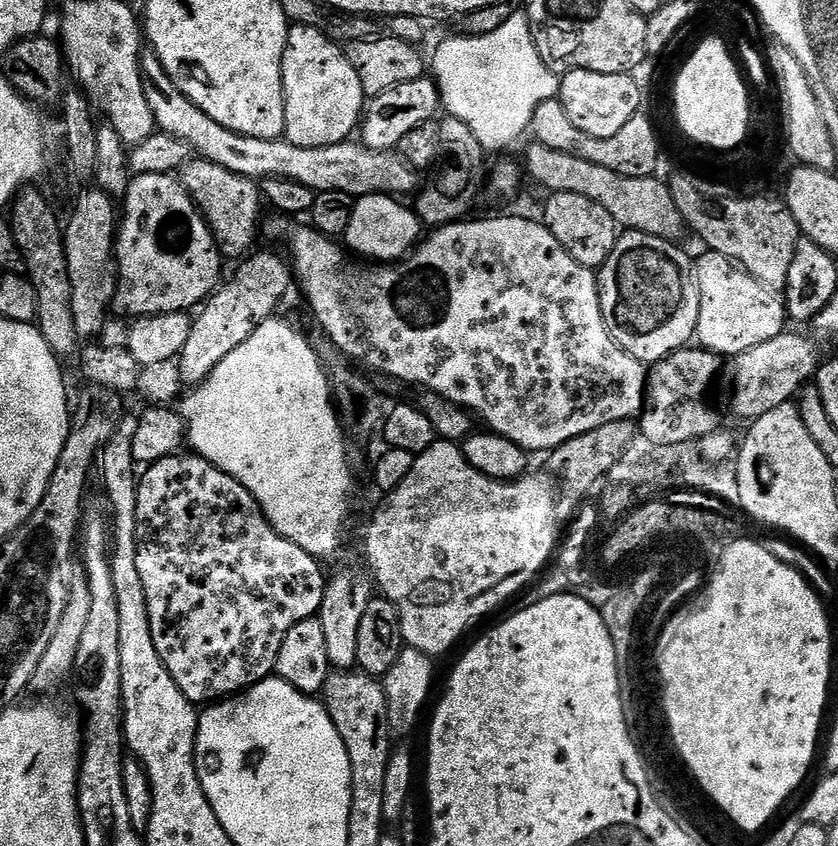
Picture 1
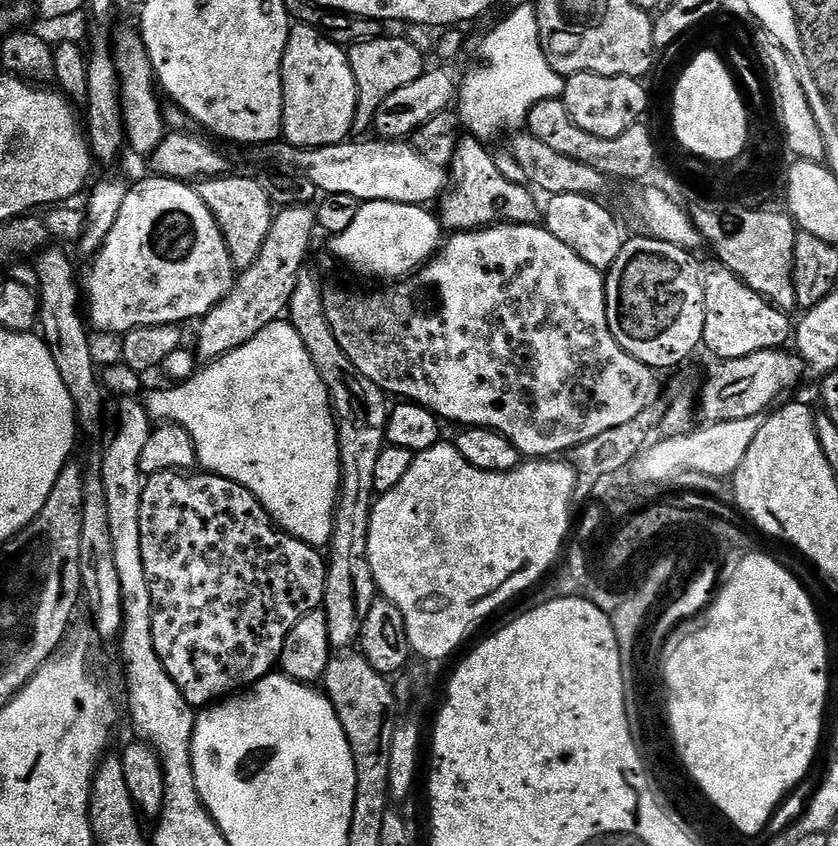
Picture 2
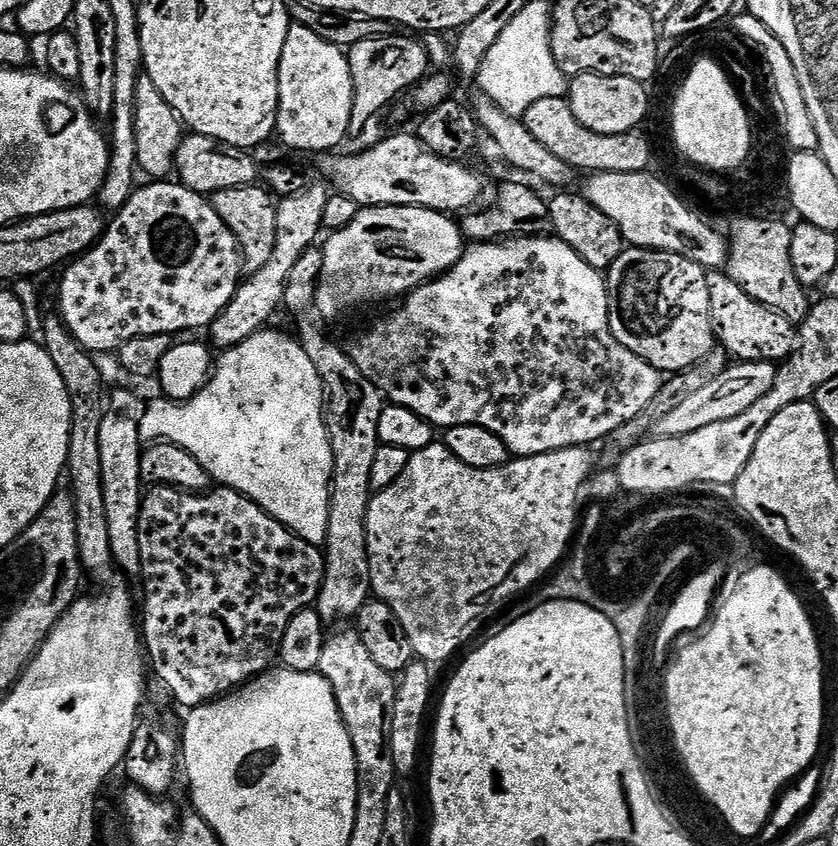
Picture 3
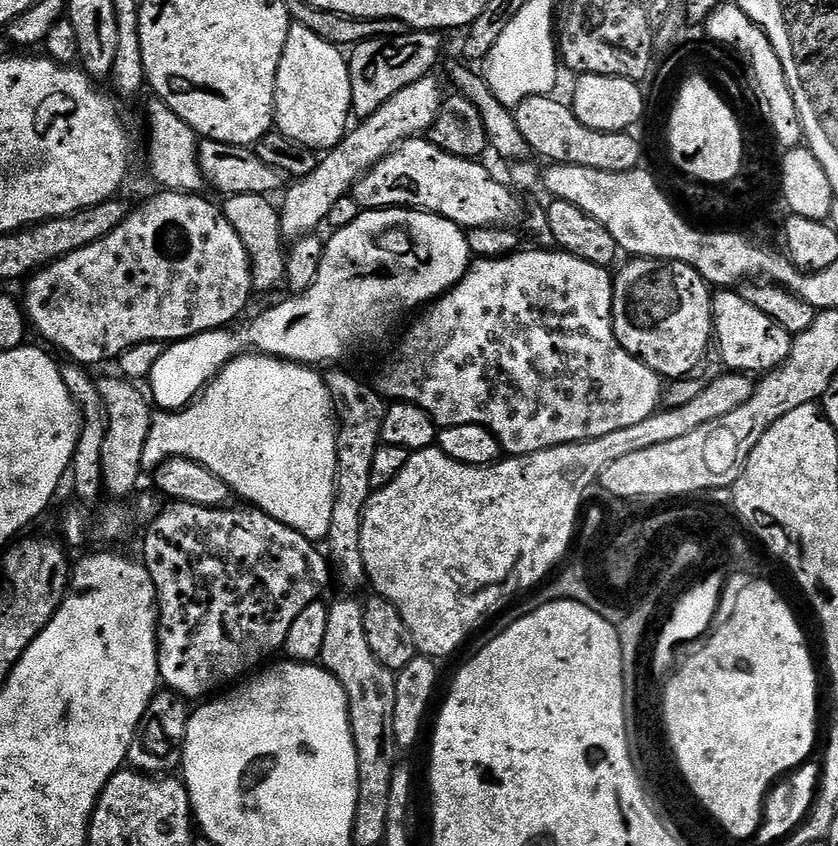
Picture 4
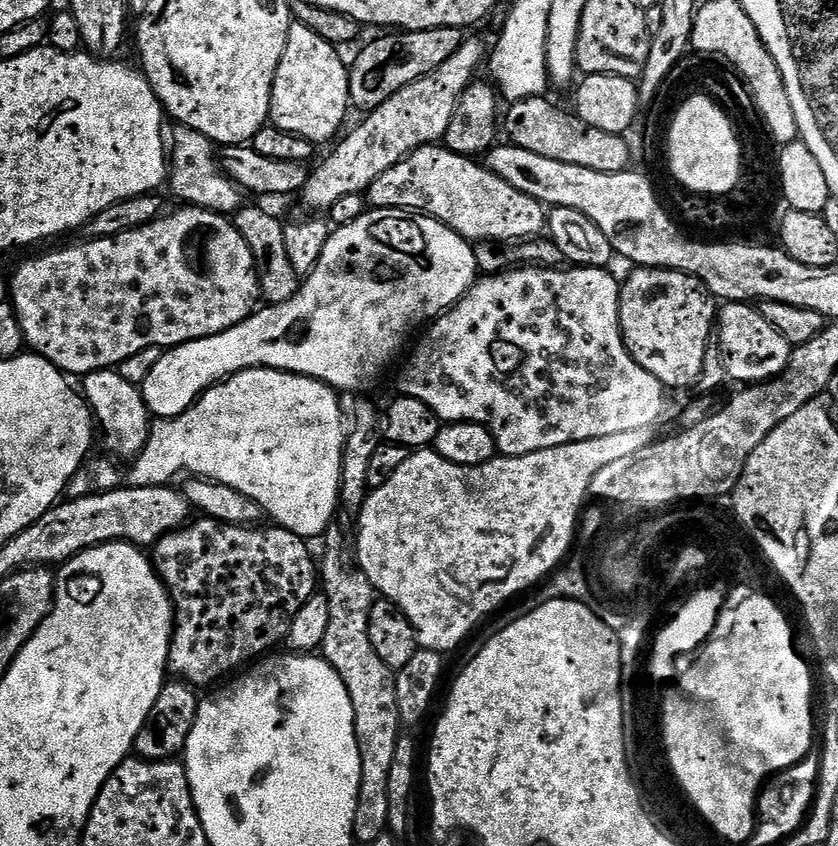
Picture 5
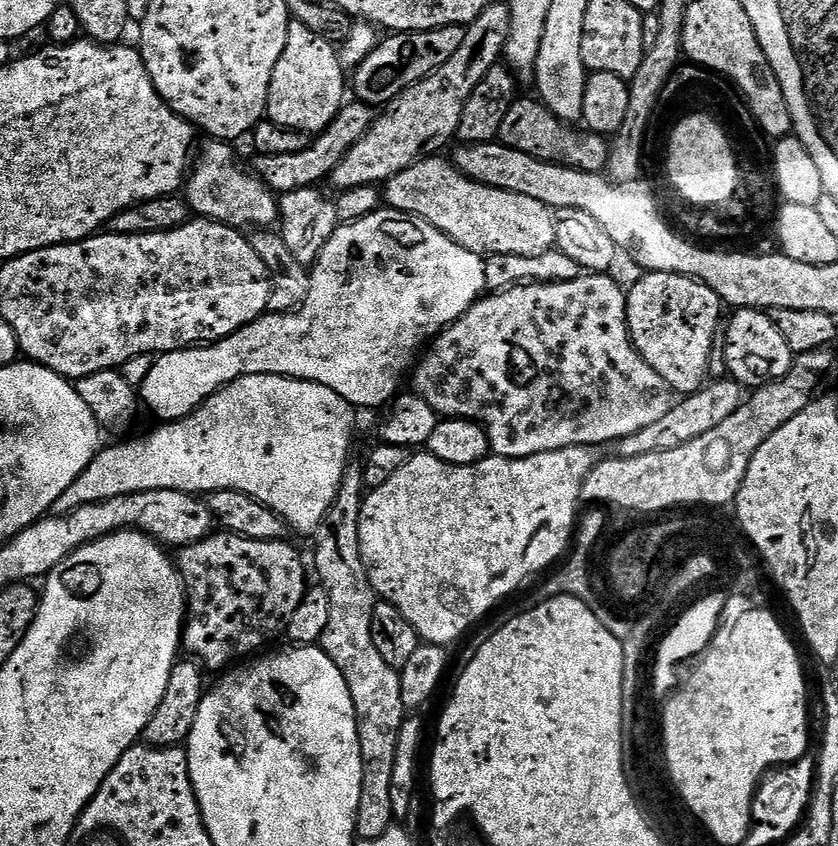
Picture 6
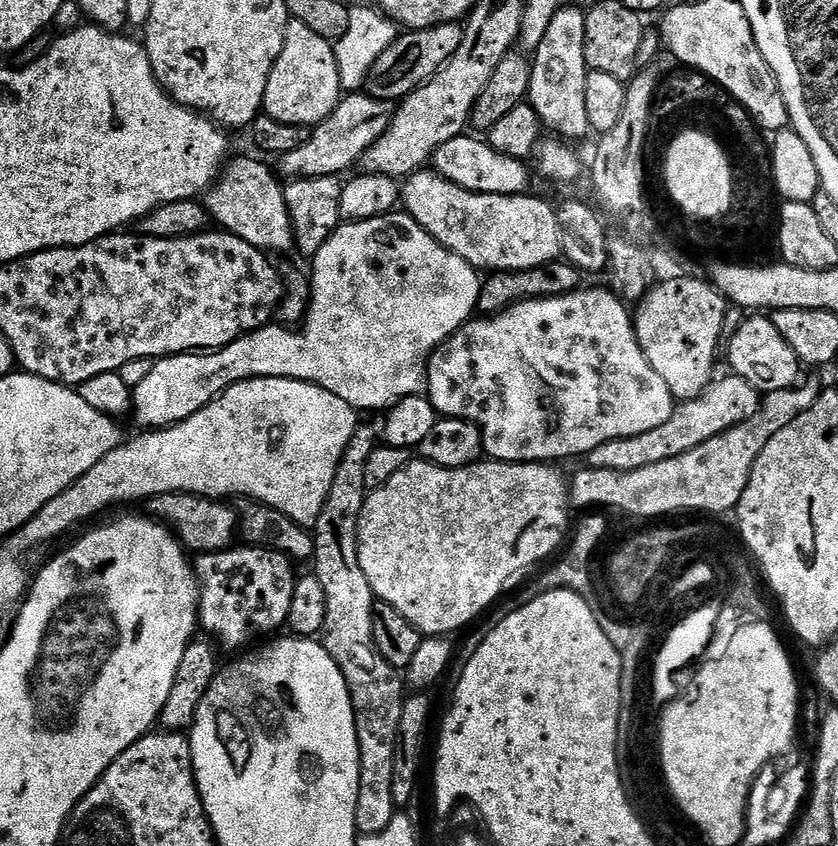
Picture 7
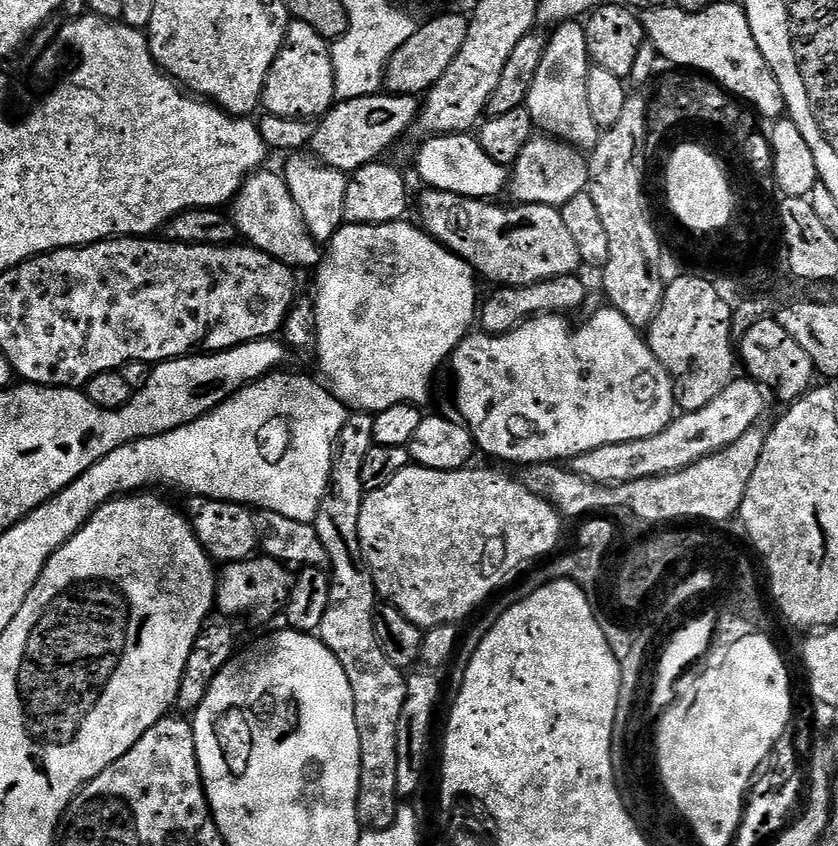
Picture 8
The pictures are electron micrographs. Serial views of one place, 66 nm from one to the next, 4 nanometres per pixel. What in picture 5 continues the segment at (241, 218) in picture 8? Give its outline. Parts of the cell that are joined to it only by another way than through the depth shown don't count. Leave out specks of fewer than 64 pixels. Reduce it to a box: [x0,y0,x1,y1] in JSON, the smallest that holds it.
[166,126,245,214]

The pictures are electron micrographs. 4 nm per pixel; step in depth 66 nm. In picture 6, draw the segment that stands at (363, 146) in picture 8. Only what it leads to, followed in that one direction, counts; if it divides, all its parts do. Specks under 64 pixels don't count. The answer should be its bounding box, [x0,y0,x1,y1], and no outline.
[254,102,374,194]

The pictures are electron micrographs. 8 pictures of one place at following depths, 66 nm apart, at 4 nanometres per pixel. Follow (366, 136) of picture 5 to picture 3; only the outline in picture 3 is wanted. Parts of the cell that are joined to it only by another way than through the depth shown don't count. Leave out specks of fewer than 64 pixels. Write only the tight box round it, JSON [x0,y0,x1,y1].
[210,182,330,350]

